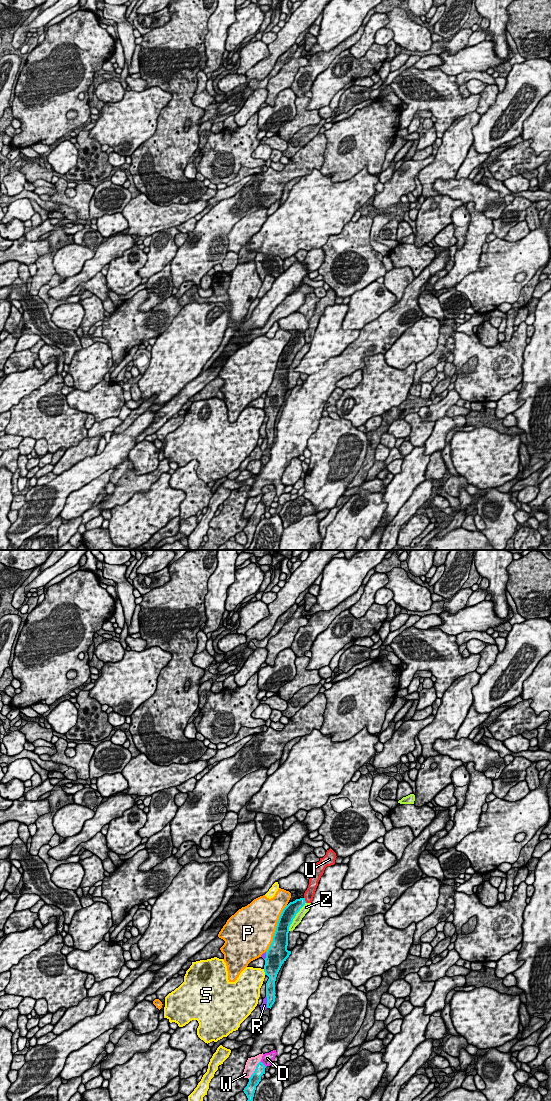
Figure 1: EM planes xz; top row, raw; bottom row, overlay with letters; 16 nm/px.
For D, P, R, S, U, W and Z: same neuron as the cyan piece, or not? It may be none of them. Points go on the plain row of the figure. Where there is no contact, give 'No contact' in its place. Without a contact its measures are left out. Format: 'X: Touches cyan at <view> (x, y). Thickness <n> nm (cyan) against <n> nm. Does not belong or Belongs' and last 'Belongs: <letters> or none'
D: Touches cyan at xz (262, 503). Thickness 160 nm (cyan) against 190 nm. Does not belong
P: Touches cyan at xz (276, 369). Thickness 260 nm (cyan) against 480 nm. Does not belong
R: Touches cyan at xz (267, 442). Thickness 160 nm (cyan) against 100 nm. Does not belong
S: Touches cyan at xz (264, 411). Thickness 300 nm (cyan) against 380 nm. Does not belong
U: Touches cyan at xz (304, 340). Thickness 200 nm (cyan) against 160 nm. Does not belong
W: Touches cyan at xz (255, 509). Thickness 170 nm (cyan) against 170 nm. Does not belong
Z: Touches cyan at xz (295, 355). Thickness 220 nm (cyan) against 120 nm. Does not belong
Belongs: none

